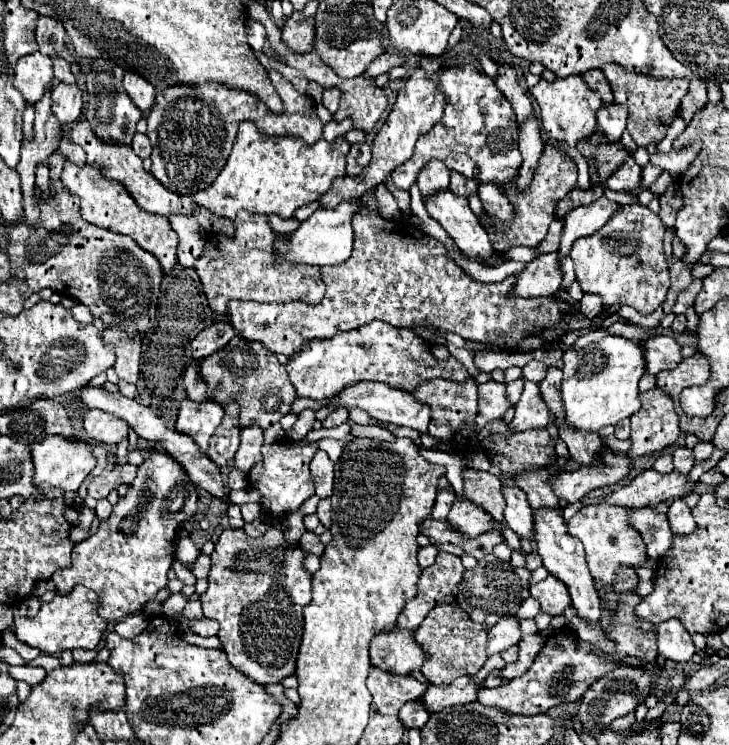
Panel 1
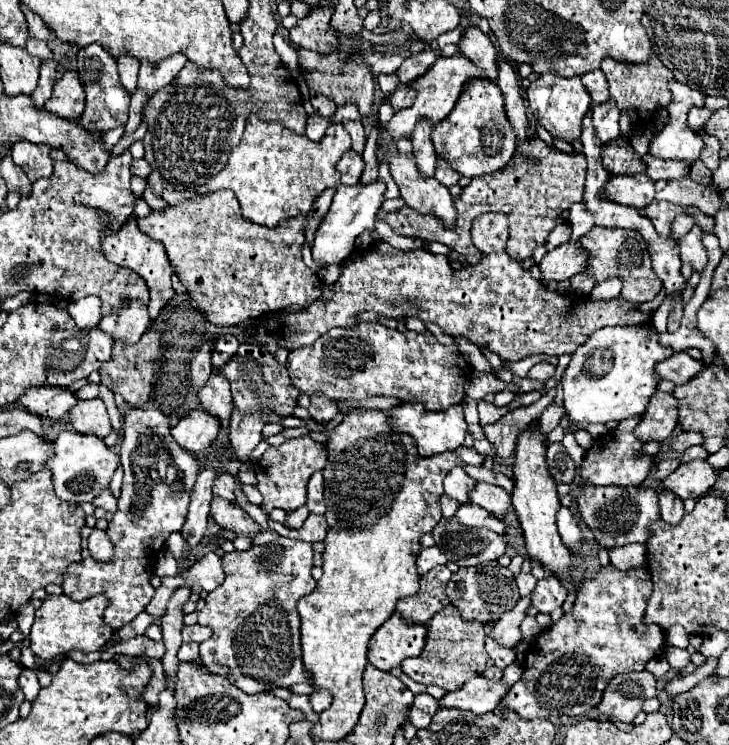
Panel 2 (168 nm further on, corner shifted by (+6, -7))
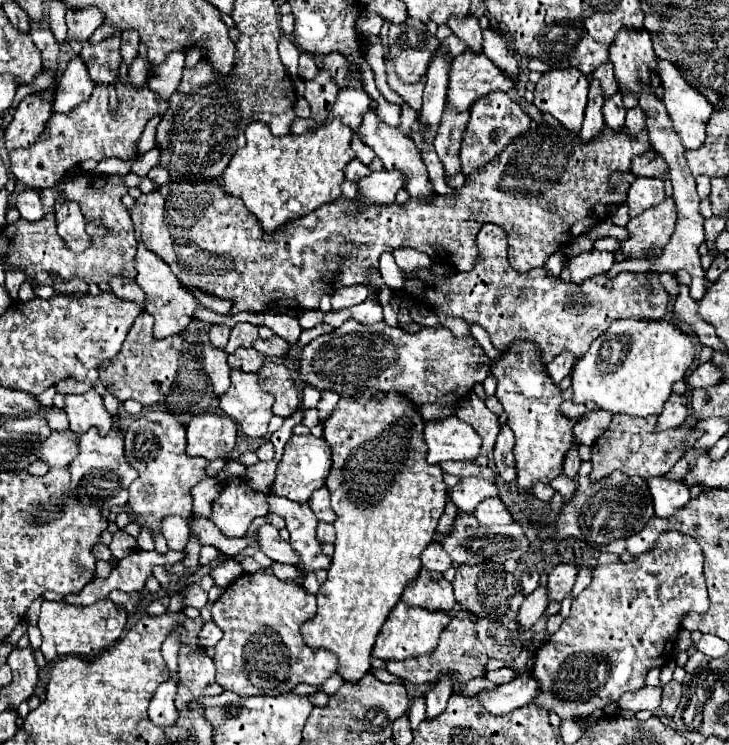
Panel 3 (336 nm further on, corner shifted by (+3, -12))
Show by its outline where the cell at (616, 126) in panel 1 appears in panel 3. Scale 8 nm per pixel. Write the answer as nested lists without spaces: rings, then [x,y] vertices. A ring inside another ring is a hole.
[[[615,92],[613,96],[605,98],[603,116],[605,116],[605,124],[611,130],[623,128],[623,124],[625,124],[625,106],[623,106],[623,100],[621,100],[621,92]]]

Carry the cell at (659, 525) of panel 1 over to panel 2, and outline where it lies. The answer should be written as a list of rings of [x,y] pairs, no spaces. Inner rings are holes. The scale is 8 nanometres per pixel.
[[[586,487],[576,499],[578,511],[586,525],[594,531],[596,541],[602,547],[622,547],[628,543],[648,543],[652,537],[650,525],[660,521],[658,493],[644,487]]]

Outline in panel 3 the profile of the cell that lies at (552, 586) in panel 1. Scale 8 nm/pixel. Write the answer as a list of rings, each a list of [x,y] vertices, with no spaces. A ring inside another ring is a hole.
[[[557,564],[549,572],[549,600],[551,602],[561,602],[573,588],[577,576],[577,566],[575,564]]]

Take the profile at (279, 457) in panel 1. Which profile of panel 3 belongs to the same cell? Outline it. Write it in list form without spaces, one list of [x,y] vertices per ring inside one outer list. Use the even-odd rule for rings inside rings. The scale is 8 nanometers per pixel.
[[[313,434],[291,436],[289,442],[285,444],[285,454],[277,466],[277,478],[271,486],[271,492],[295,502],[307,502],[311,494],[325,484],[329,470],[331,470],[331,450],[323,438],[315,438]]]

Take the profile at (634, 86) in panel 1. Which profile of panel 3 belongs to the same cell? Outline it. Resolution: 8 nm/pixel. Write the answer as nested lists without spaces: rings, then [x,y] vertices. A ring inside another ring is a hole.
[[[641,28],[631,32],[621,30],[609,48],[609,60],[615,66],[615,78],[619,86],[639,94],[647,92],[651,70],[655,70],[659,58],[653,52],[649,32]]]

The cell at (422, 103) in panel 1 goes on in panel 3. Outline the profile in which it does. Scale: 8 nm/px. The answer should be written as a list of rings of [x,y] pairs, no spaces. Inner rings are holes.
[[[469,50],[455,56],[453,60],[447,102],[463,112],[469,110],[475,100],[487,96],[489,92],[509,92],[513,86],[513,78],[501,68],[497,68],[491,60],[487,60],[483,52]]]

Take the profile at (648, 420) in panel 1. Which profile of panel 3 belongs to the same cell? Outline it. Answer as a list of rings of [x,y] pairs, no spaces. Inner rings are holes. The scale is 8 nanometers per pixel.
[[[673,394],[663,412],[659,414],[659,422],[657,422],[657,428],[659,430],[669,430],[669,428],[677,428],[685,422],[689,414],[689,408],[687,408],[687,396],[679,396],[679,394]]]

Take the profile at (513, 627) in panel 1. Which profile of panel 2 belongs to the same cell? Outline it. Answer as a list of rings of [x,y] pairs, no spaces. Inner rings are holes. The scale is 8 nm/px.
[[[522,597],[512,611],[504,613],[504,617],[492,625],[492,633],[490,635],[492,635],[492,639],[498,645],[514,647],[516,643],[522,641],[522,637],[520,637],[520,623],[522,623],[524,613],[526,613],[528,607],[530,607],[530,597]]]

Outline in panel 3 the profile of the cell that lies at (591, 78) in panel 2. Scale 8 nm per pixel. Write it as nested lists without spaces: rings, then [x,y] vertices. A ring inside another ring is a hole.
[[[611,62],[601,64],[601,66],[591,74],[591,78],[595,78],[595,80],[601,82],[603,96],[613,96],[613,94],[619,90],[617,80],[615,80],[615,74],[613,74],[613,64],[611,64]]]

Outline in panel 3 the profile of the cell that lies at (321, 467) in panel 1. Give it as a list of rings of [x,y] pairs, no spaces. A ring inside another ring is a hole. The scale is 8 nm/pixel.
[[[325,486],[313,492],[313,496],[309,498],[309,506],[321,522],[333,522],[335,520],[335,512],[329,506],[329,492]]]

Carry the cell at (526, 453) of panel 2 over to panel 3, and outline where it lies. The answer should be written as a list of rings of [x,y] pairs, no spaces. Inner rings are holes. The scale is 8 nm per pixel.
[[[535,342],[511,344],[497,362],[491,364],[491,374],[497,380],[495,396],[505,408],[507,426],[515,434],[515,460],[517,460],[517,484],[519,490],[529,492],[535,480],[551,482],[563,472],[563,460],[575,446],[573,426],[581,418],[567,418],[559,406],[563,402],[561,388],[553,384],[541,362],[541,348]]]

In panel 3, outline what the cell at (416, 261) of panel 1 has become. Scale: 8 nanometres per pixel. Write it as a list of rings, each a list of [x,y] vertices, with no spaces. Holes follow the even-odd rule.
[[[483,224],[483,228],[477,234],[476,244],[479,251],[477,264],[471,272],[463,274],[463,286],[457,286],[453,296],[445,298],[441,286],[419,280],[415,272],[409,274],[411,278],[405,284],[405,292],[411,298],[411,302],[417,306],[423,306],[429,310],[439,308],[447,316],[459,316],[467,322],[477,322],[479,326],[483,326],[489,332],[491,342],[497,350],[507,350],[507,344],[513,344],[515,340],[531,340],[541,346],[543,364],[549,364],[565,348],[571,350],[577,358],[583,356],[587,352],[587,348],[591,346],[591,342],[595,338],[599,338],[609,328],[609,324],[613,320],[619,320],[619,318],[661,320],[667,316],[669,296],[667,296],[663,284],[659,282],[659,274],[619,272],[615,278],[599,274],[599,276],[591,276],[579,284],[571,284],[571,282],[563,282],[559,276],[551,276],[545,268],[537,268],[527,274],[515,272],[507,262],[507,234],[503,232],[503,228],[499,228],[495,224]],[[449,300],[455,300],[455,306],[449,306]]]

